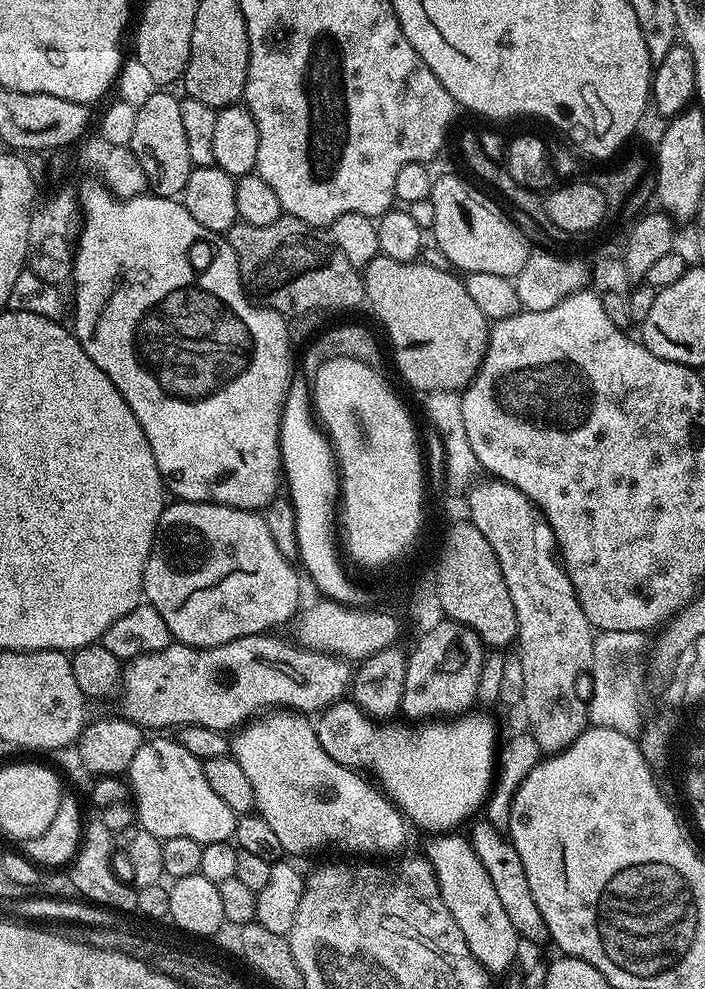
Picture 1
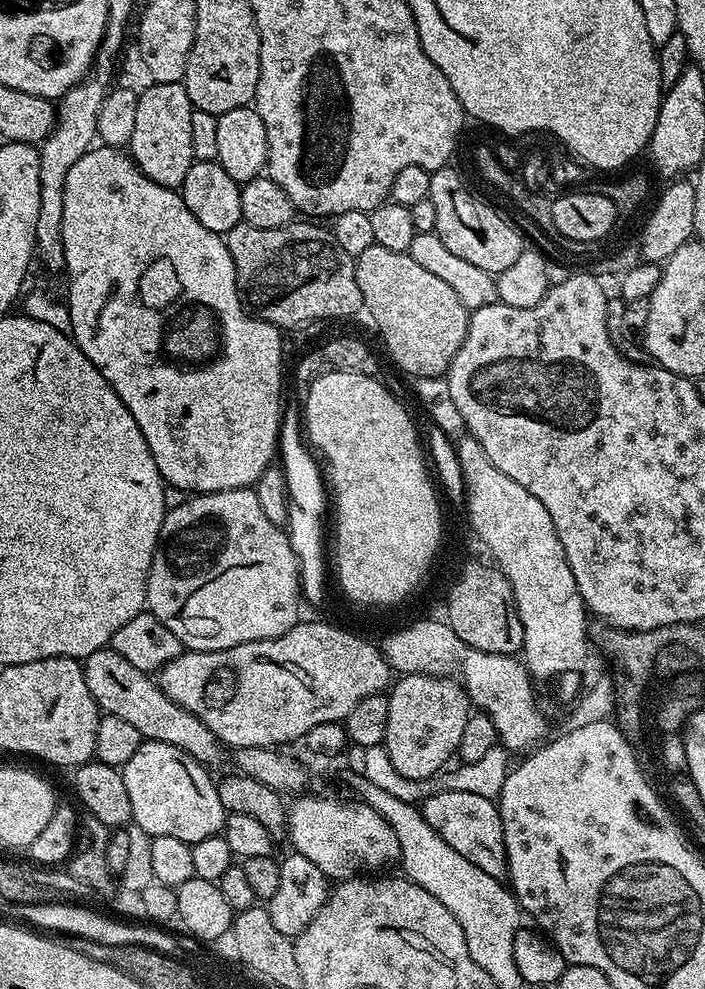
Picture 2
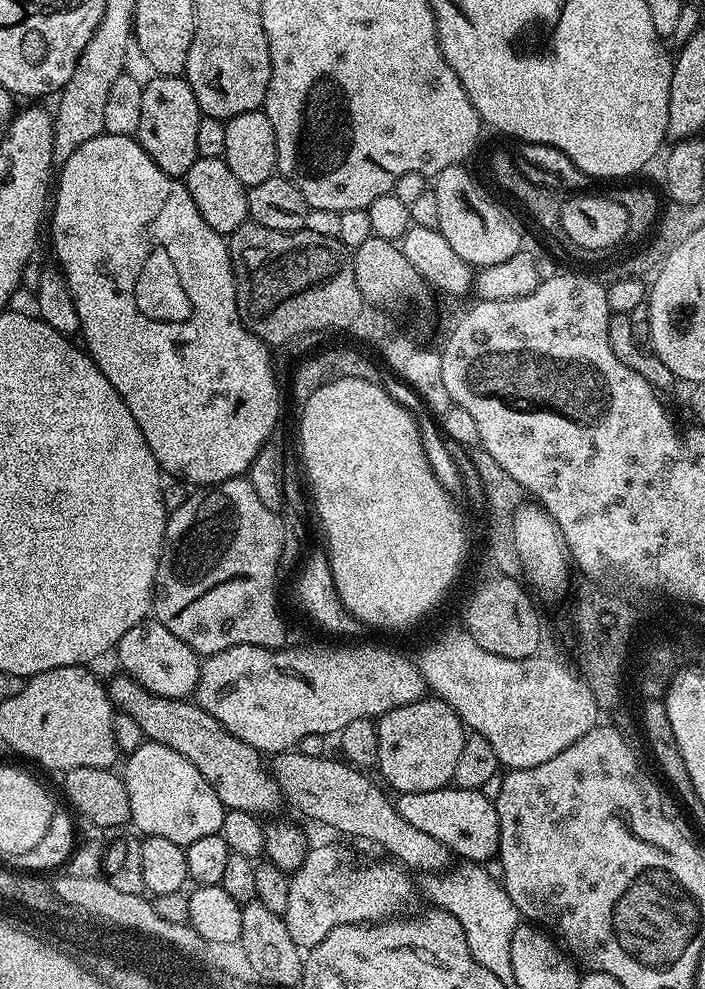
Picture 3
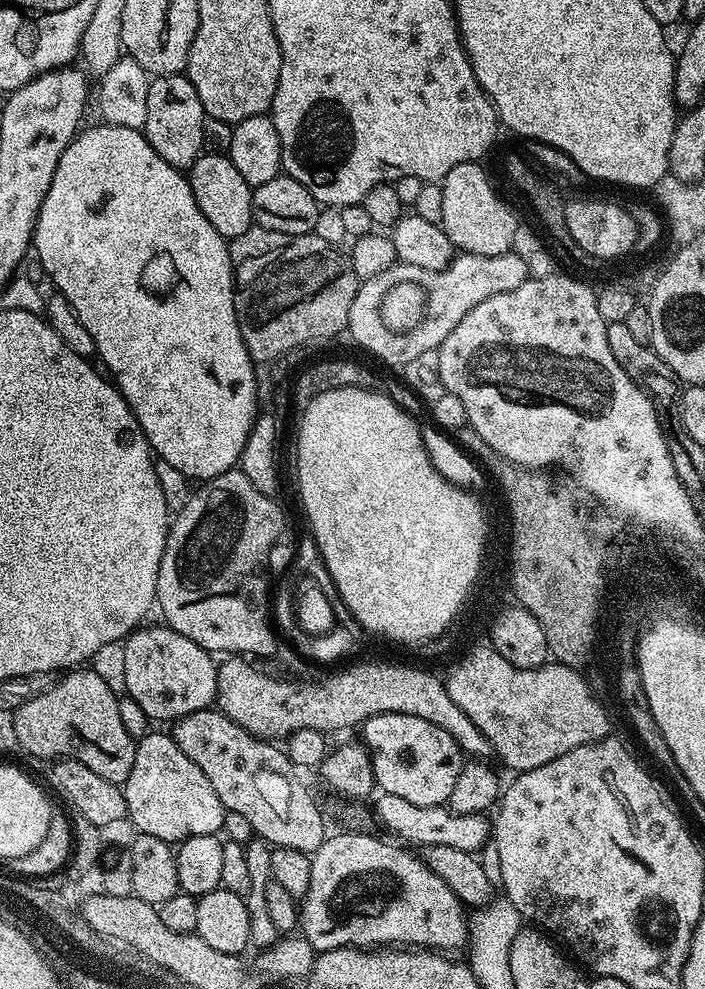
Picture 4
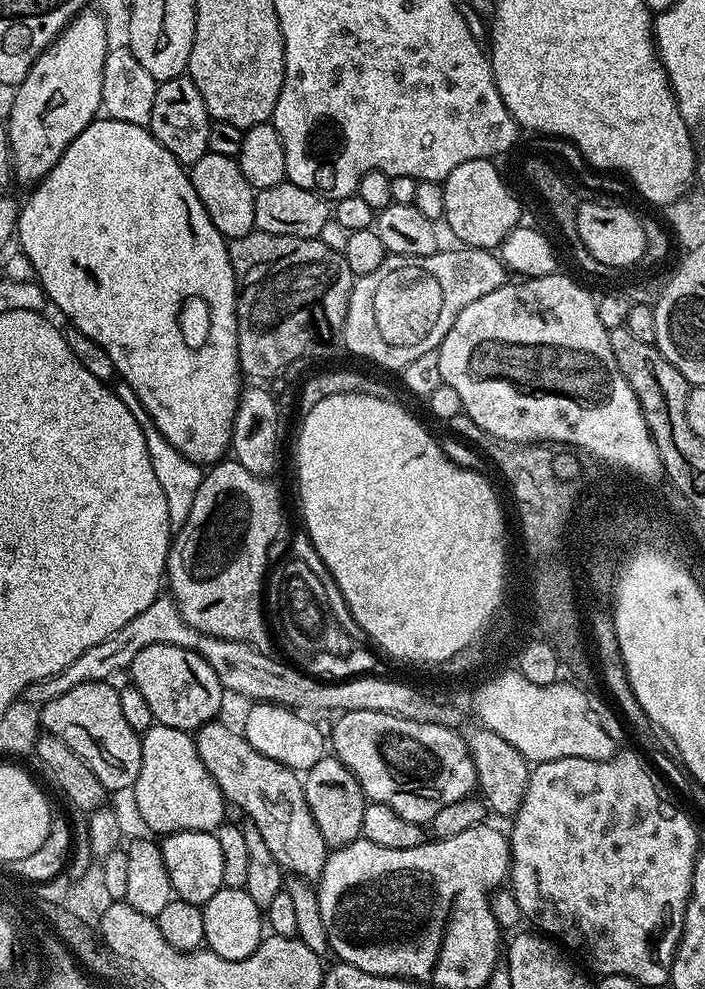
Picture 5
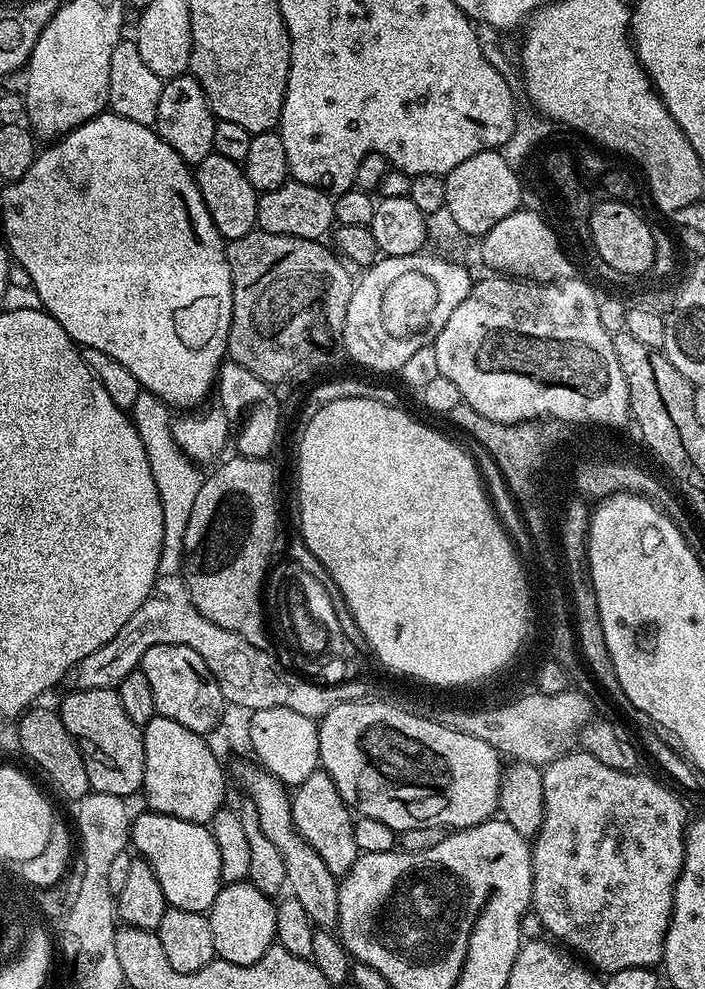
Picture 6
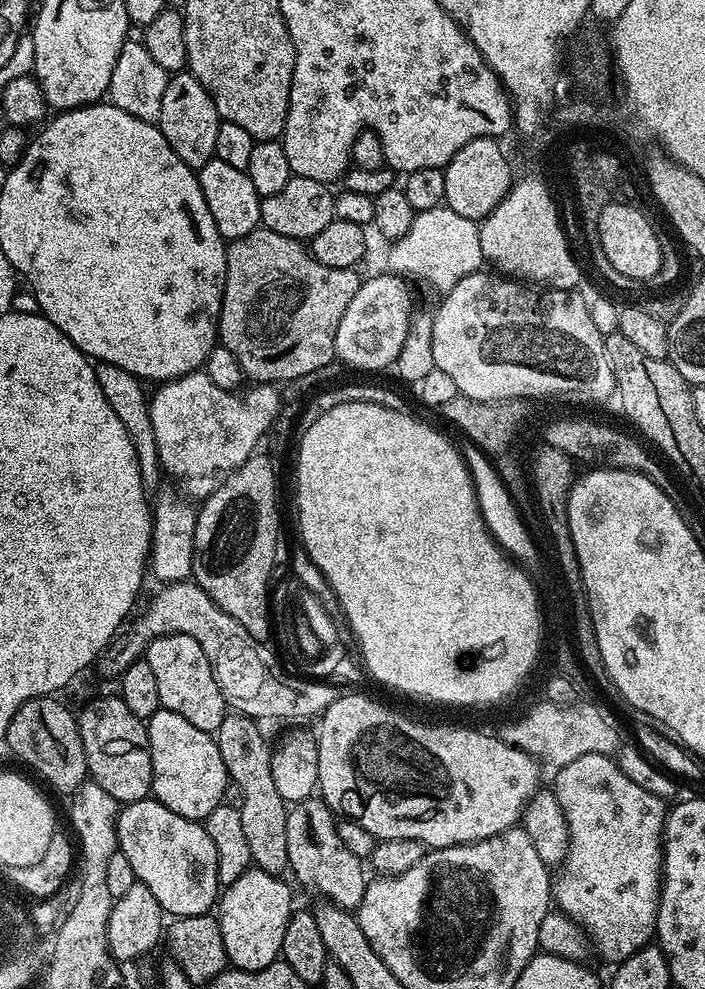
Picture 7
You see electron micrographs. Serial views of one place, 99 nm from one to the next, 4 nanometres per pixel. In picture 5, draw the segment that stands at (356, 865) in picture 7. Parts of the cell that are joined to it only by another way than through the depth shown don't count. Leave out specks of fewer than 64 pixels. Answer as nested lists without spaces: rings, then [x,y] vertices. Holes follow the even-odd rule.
[[[326,754],[309,772],[303,773],[302,783],[306,806],[318,830],[322,830],[322,838],[329,849],[335,850],[361,839],[366,797],[358,778],[354,778],[341,760],[336,759],[335,755]]]

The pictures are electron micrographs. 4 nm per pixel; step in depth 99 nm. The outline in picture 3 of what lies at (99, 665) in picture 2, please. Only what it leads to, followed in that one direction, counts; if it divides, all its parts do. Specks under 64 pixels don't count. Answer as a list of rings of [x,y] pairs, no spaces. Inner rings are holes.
[[[119,674],[107,681],[108,696],[119,711],[130,714],[142,726],[145,737],[153,744],[170,746],[178,750],[186,762],[190,762],[210,782],[214,794],[223,802],[225,809],[246,810],[257,814],[276,812],[282,805],[282,793],[272,775],[265,757],[257,748],[234,738],[214,714],[206,714],[191,699],[171,700],[156,696],[127,674]]]

